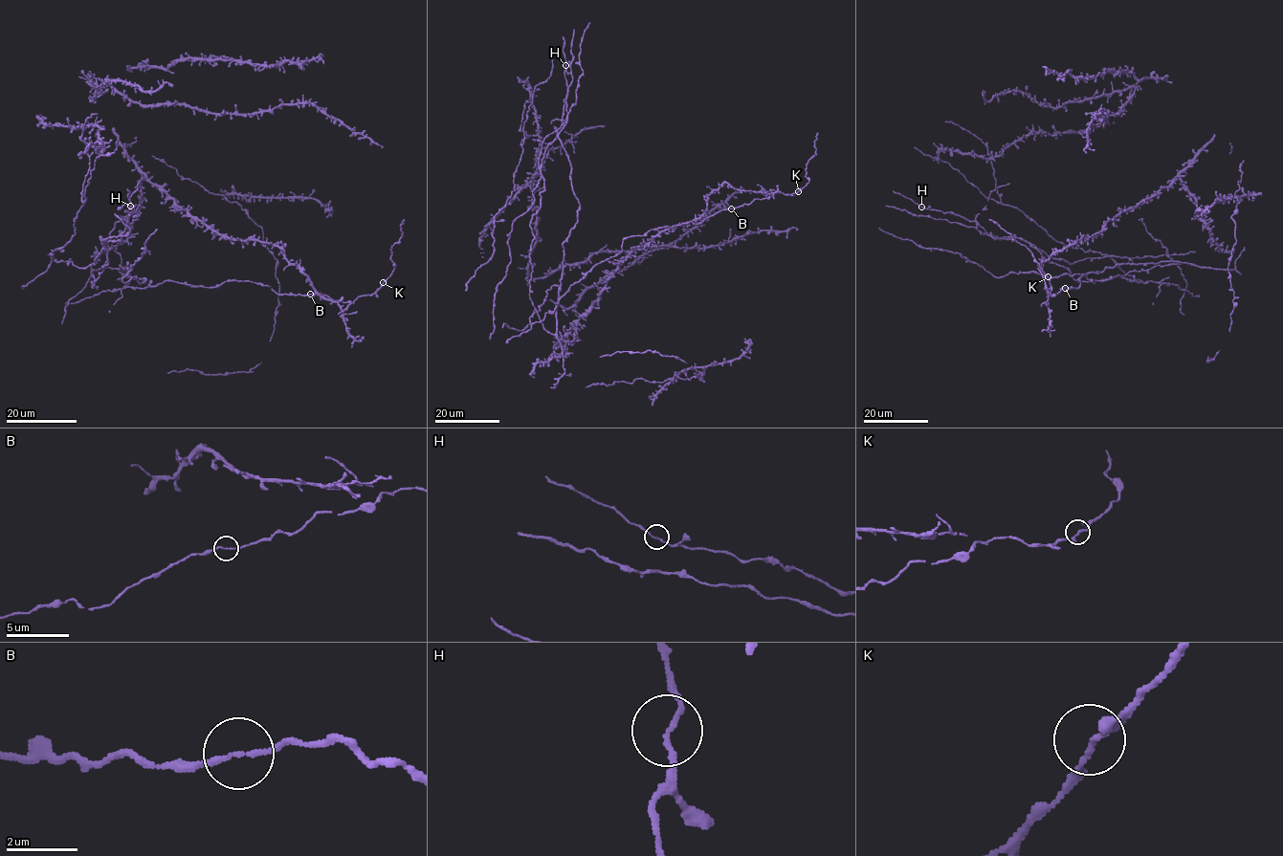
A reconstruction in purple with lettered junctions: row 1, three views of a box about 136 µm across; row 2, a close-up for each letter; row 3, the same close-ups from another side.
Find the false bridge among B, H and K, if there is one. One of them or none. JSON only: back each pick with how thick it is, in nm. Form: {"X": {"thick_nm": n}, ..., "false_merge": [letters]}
{"false_merge": []}

